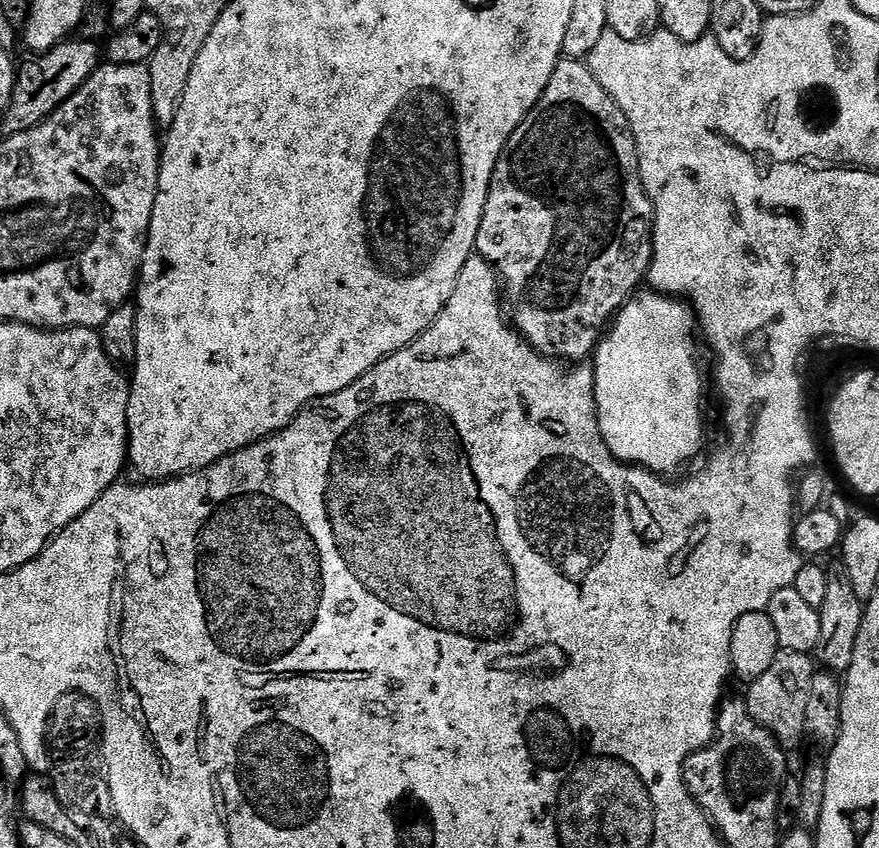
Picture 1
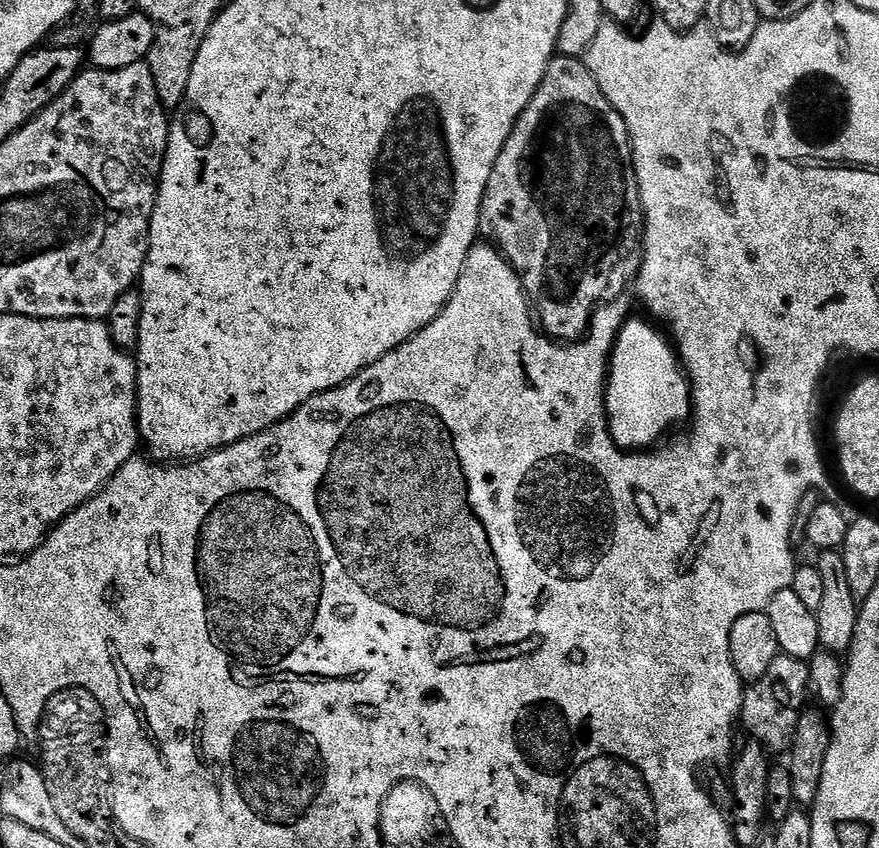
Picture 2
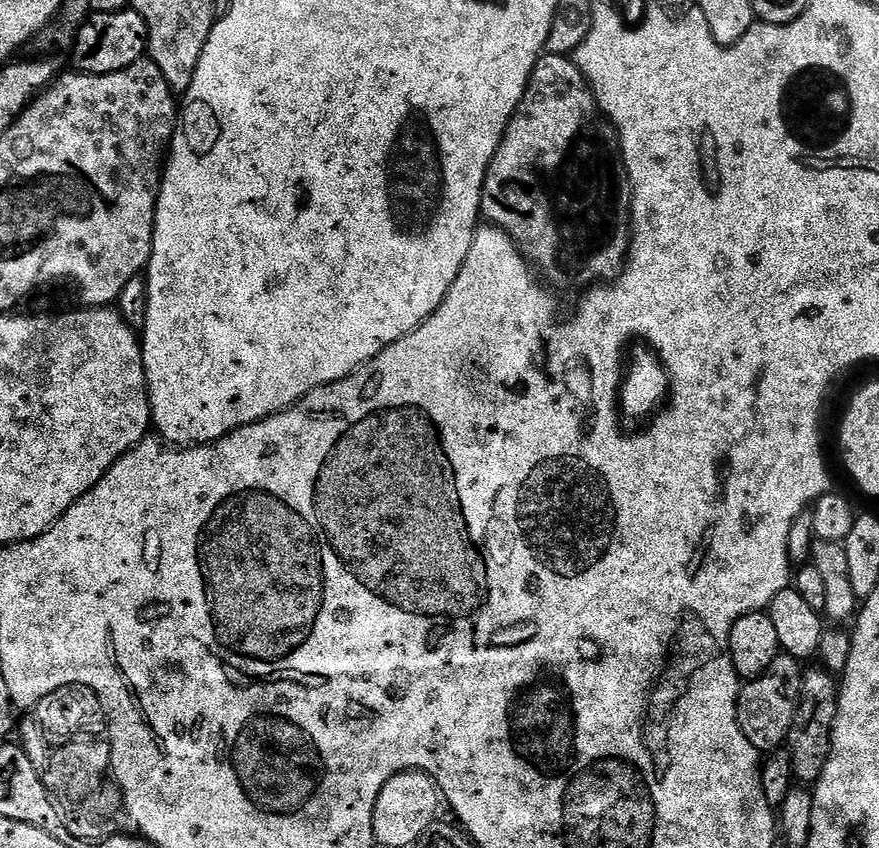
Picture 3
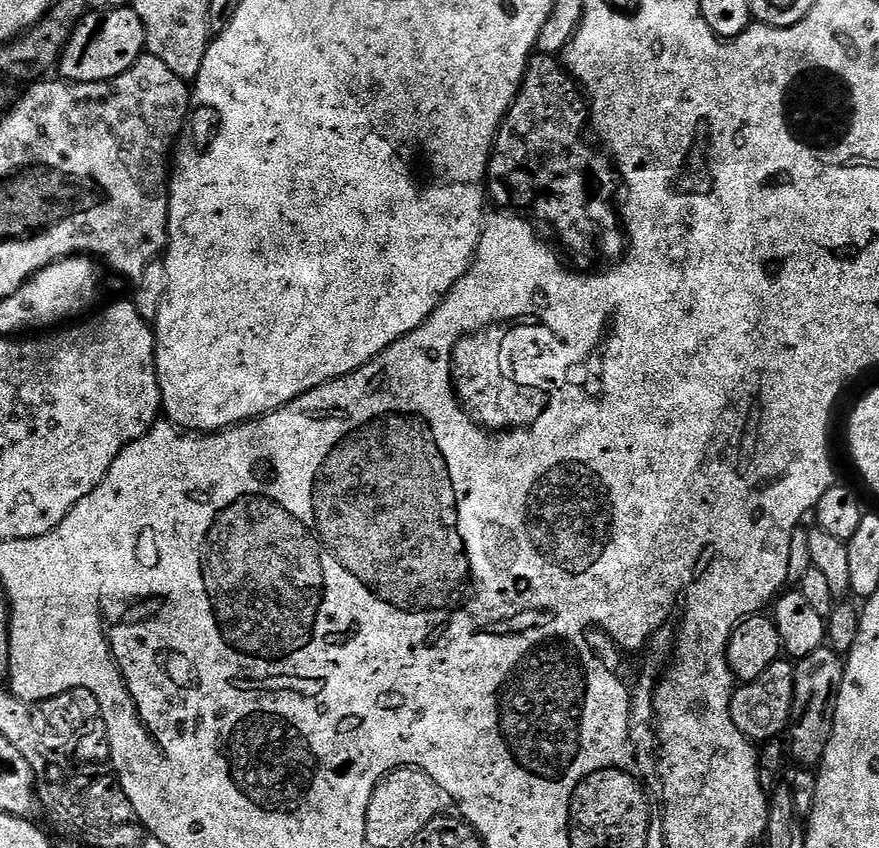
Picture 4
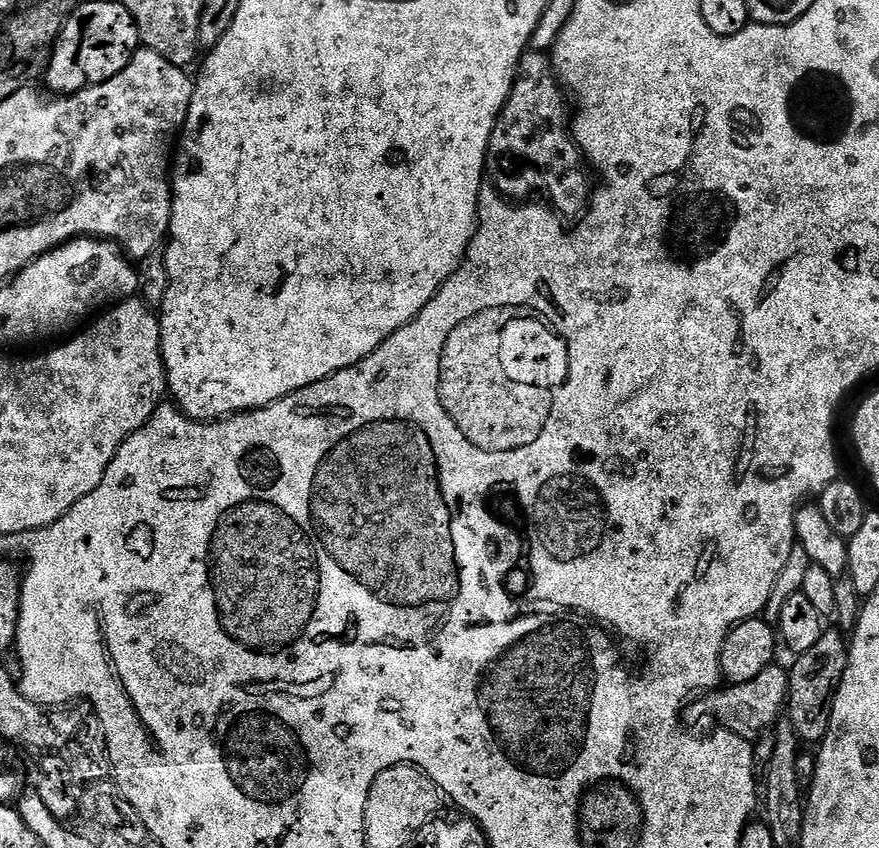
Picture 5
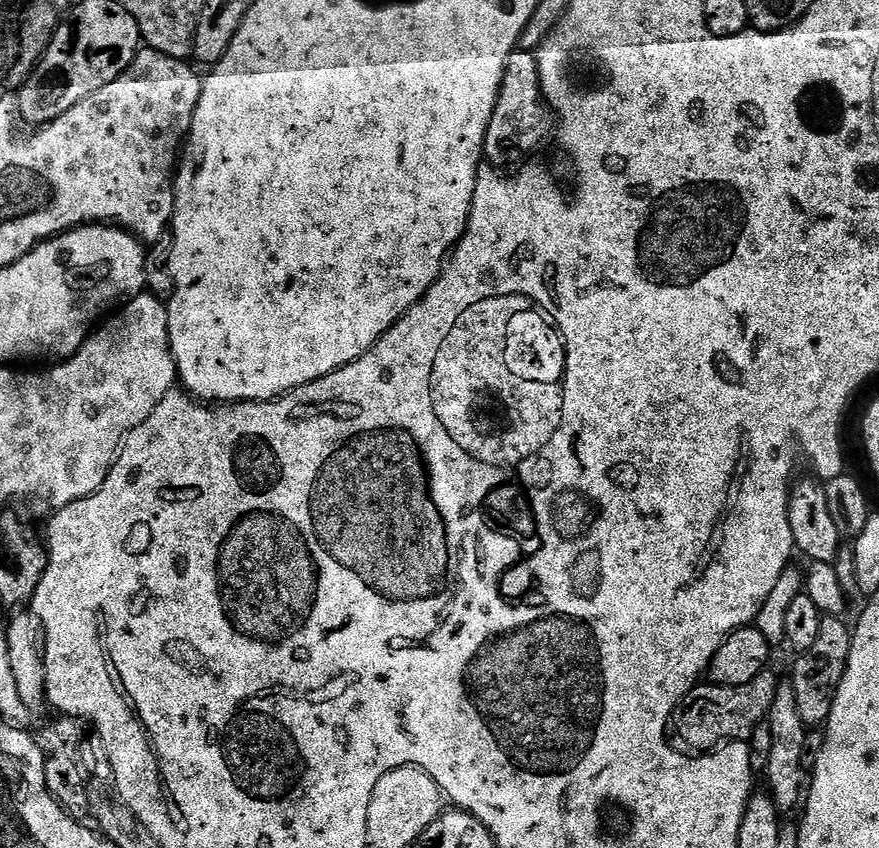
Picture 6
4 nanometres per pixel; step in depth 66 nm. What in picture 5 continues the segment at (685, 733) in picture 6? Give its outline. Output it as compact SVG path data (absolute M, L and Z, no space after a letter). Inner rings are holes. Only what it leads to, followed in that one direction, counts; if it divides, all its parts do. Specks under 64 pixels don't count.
M773 662L769 668L762 670L762 674L758 674L758 678L750 682L709 691L707 695L700 698L705 700L697 699L691 705L692 712L696 716L704 716L709 712L720 723L717 725L723 731L733 732L744 740L755 742L762 733L769 731L781 719L785 711L788 703L788 673L787 667L779 668L779 663Z

